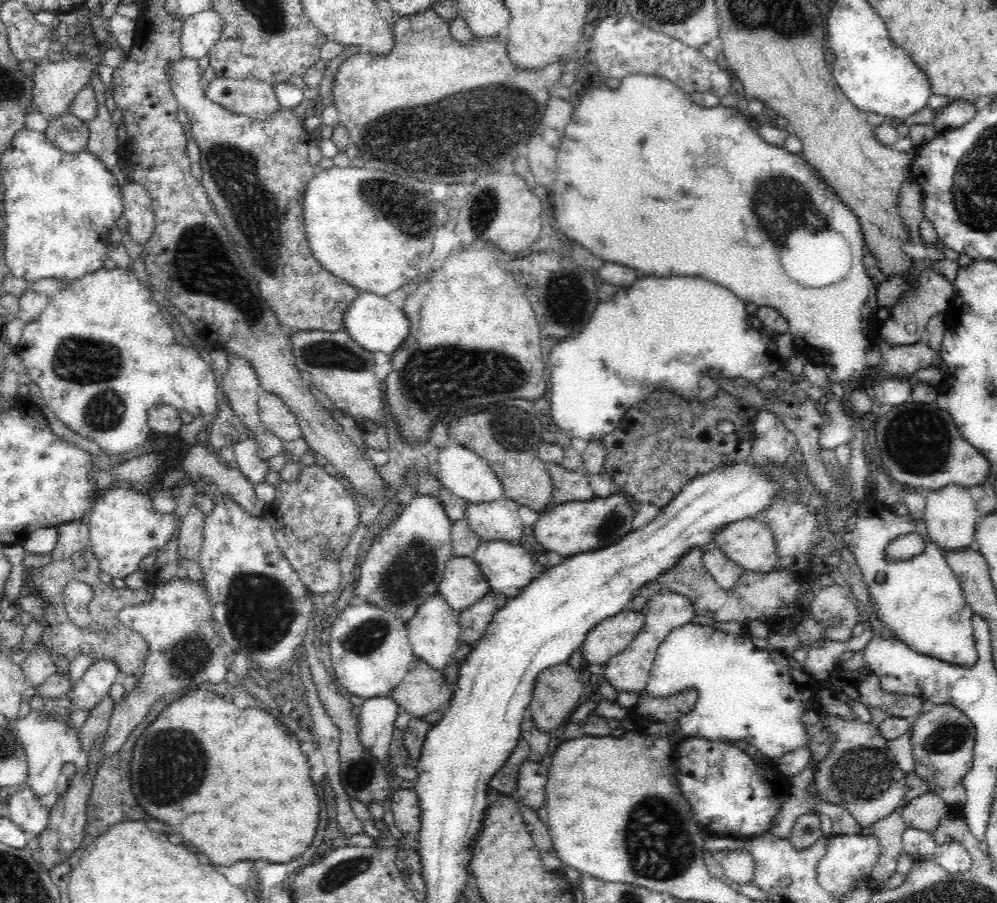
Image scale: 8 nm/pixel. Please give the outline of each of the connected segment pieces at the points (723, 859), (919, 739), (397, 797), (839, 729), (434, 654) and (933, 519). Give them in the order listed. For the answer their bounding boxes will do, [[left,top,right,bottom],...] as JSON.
[[712,848,755,885],[911,705,975,811],[391,788,419,836],[814,715,906,827],[406,594,460,670],[925,485,980,552]]

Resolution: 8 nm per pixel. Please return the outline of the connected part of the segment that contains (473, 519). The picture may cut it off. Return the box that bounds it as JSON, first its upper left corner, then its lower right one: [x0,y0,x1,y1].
[465,497,525,545]

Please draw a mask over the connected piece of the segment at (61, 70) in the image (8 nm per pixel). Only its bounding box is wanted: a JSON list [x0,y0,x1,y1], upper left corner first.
[30,58,96,124]

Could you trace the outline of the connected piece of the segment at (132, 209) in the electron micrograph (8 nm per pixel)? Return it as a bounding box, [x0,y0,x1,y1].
[120,182,155,246]

